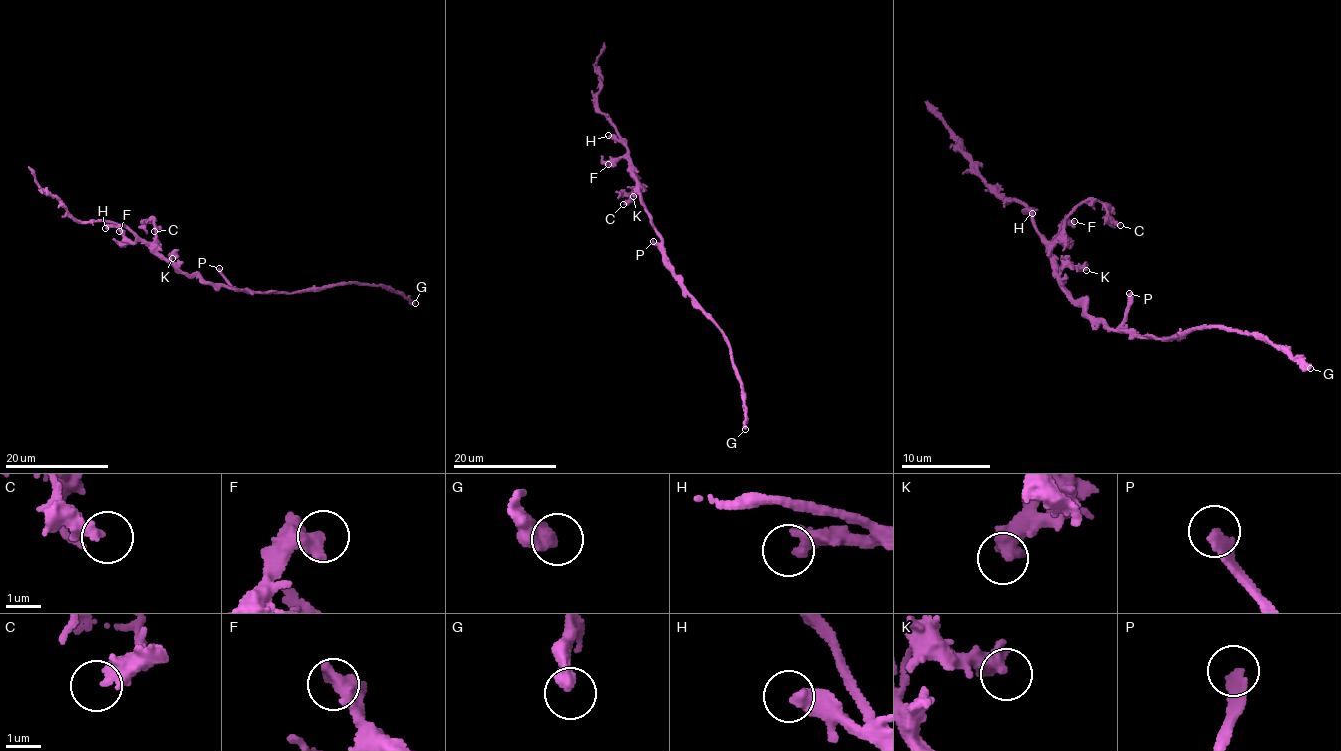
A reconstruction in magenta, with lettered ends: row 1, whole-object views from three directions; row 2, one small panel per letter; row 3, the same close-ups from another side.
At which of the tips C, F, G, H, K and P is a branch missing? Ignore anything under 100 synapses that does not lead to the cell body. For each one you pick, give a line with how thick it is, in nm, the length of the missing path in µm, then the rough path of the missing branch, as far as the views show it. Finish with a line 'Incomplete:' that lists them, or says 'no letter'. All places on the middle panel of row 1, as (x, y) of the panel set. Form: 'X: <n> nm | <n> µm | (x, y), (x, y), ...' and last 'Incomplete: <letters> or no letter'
P: 280 nm | 15 µm | (653, 241), (644, 241), (638, 229), (634, 203)
Incomplete: P

